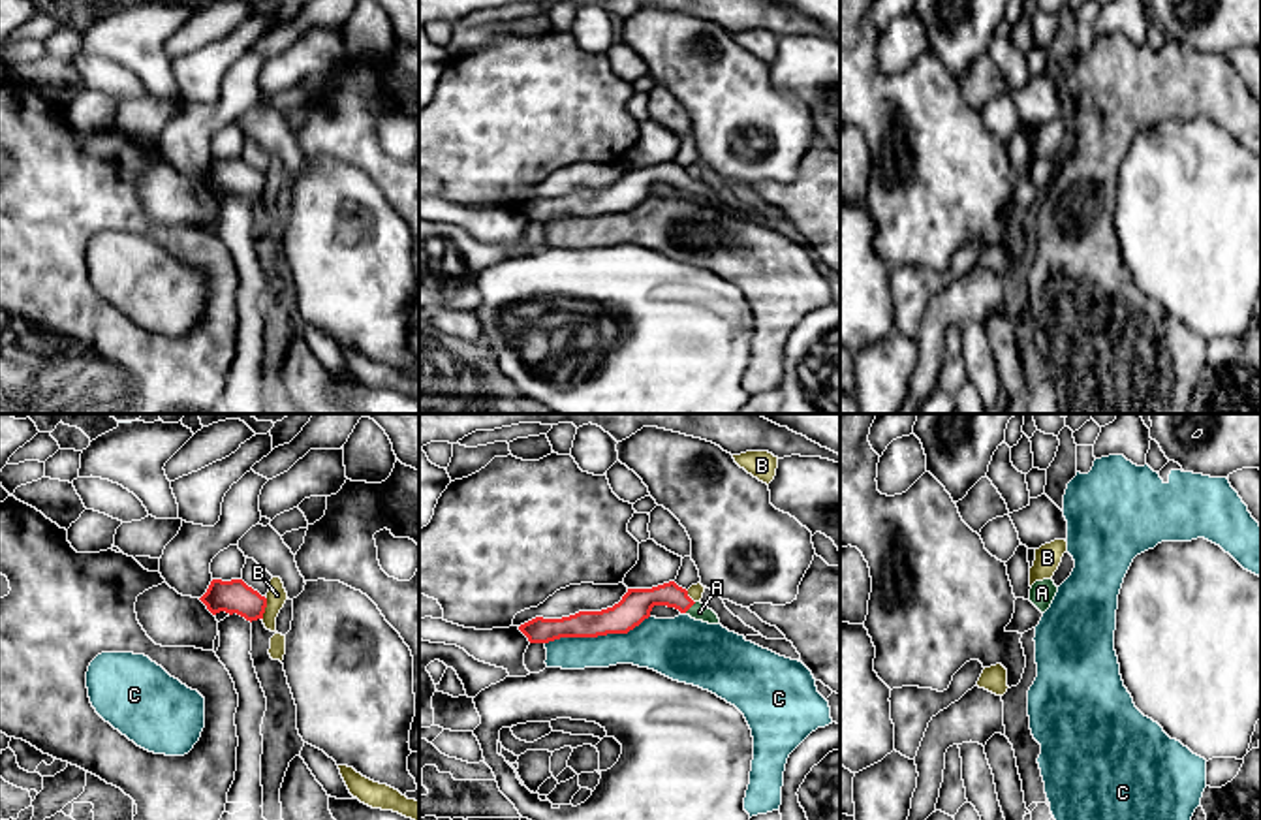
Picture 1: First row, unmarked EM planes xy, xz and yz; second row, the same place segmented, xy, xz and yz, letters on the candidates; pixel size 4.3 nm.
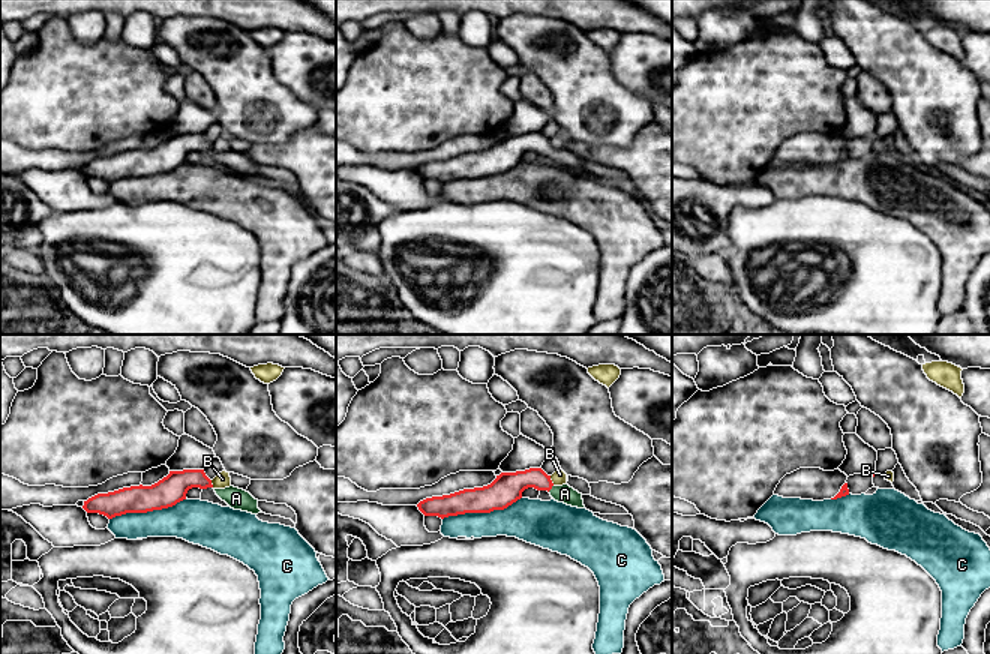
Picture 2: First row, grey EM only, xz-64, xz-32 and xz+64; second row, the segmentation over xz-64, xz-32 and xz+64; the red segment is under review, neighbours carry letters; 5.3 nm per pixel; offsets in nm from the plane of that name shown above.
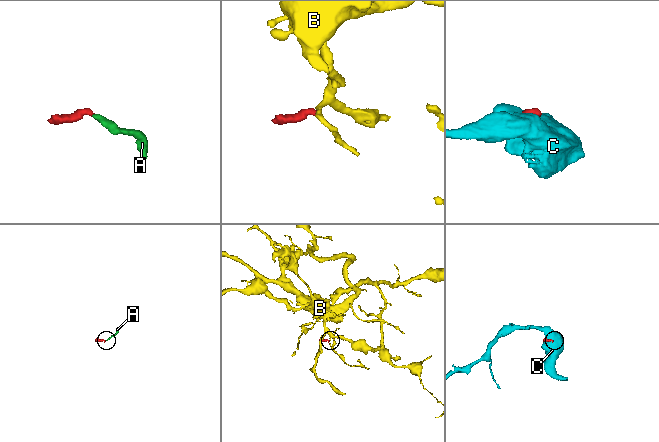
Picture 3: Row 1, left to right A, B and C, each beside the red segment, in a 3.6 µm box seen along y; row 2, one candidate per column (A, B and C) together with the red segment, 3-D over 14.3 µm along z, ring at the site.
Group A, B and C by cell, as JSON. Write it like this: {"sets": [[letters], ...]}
{"sets": [["A"], ["B"], ["C"]]}

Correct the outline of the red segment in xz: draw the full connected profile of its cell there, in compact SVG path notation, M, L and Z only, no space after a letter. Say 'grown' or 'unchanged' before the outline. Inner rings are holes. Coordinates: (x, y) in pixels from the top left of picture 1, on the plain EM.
grown | M675 160L652 166L652 167L628 167L618 182L601 190L579 190L562 197L543 197L536 196L519 205L519 209L528 216L530 222L549 222L560 216L598 216L607 213L628 213L650 196L654 184L675 186L680 192L690 194L695 199L708 203L720 203L718 194L701 181L693 181L688 169L678 166Z

